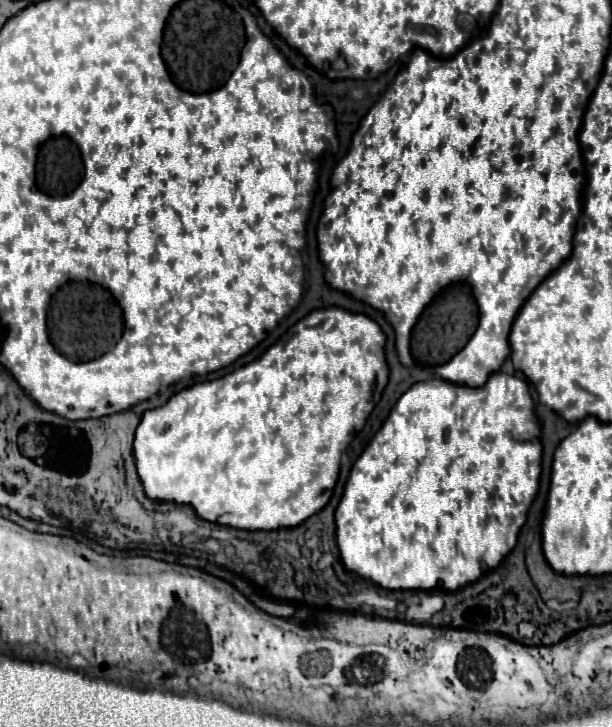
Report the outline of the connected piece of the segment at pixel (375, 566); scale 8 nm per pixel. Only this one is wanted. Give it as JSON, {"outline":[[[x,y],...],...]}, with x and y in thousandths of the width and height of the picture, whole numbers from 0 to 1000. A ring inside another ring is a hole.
{"outline":[[[810,512],[797,520],[788,534],[745,531],[725,523],[699,523],[676,528],[641,561],[634,578],[624,583],[618,597],[598,613],[592,627],[578,635],[559,688],[549,699],[549,748],[556,757],[556,770],[569,787],[578,787],[614,806],[631,812],[722,812],[742,814],[791,792],[797,784],[807,784],[824,765],[843,751],[846,732],[859,718],[859,704],[879,677],[882,657],[882,633],[886,633],[886,611],[882,611],[882,586],[876,580],[869,564],[869,545],[863,536],[863,525],[850,514],[820,514]],[[797,682],[797,693],[788,688]]]}

